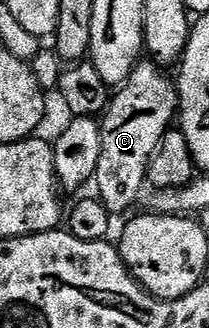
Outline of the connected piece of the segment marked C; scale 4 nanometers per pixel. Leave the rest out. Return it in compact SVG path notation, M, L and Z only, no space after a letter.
M141 60L136 63L136 66L130 72L128 79L124 81L124 85L119 87L111 95L110 101L108 103L107 110L104 111L102 115L102 121L100 122L100 131L102 132L102 156L98 156L98 168L96 169L96 176L94 179L94 187L96 186L95 193L98 195L101 202L104 203L104 206L107 208L109 214L113 216L119 216L119 214L127 215L132 205L140 198L140 193L143 192L144 186L146 190L146 183L148 182L148 165L150 160L154 156L154 152L158 148L158 144L162 140L162 136L170 127L173 125L174 119L177 117L179 108L180 108L180 91L178 89L177 83L174 81L173 75L172 78L165 67L151 61L151 60Z

